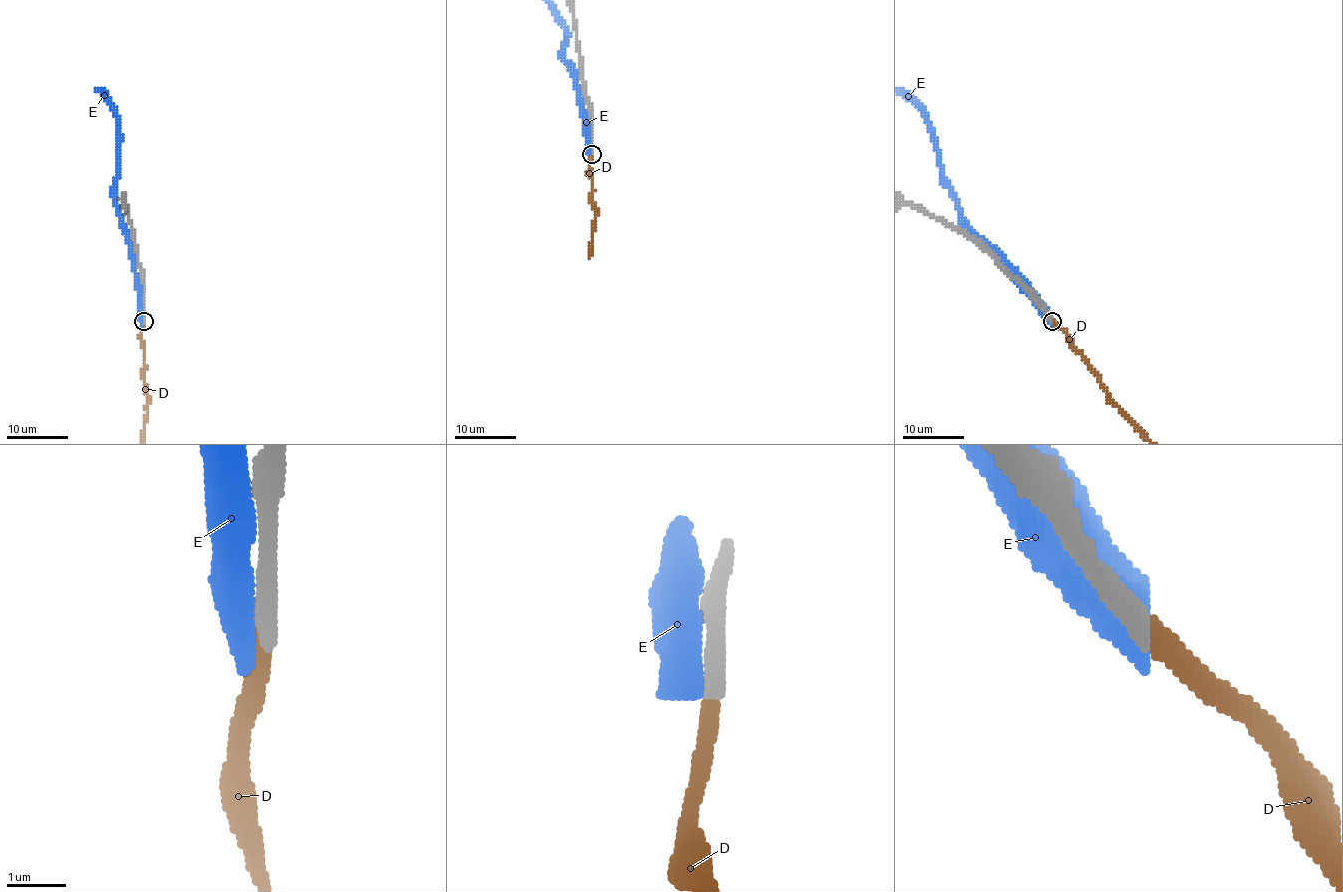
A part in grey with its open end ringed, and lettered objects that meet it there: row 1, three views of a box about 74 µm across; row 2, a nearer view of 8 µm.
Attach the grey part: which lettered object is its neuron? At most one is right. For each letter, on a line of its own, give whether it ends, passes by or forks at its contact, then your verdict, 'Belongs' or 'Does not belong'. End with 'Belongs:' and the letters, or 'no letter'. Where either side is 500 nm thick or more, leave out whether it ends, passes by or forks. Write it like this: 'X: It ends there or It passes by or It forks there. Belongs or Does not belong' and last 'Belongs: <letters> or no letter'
D: It ends there. Belongs
E: Does not belong
Belongs: D

